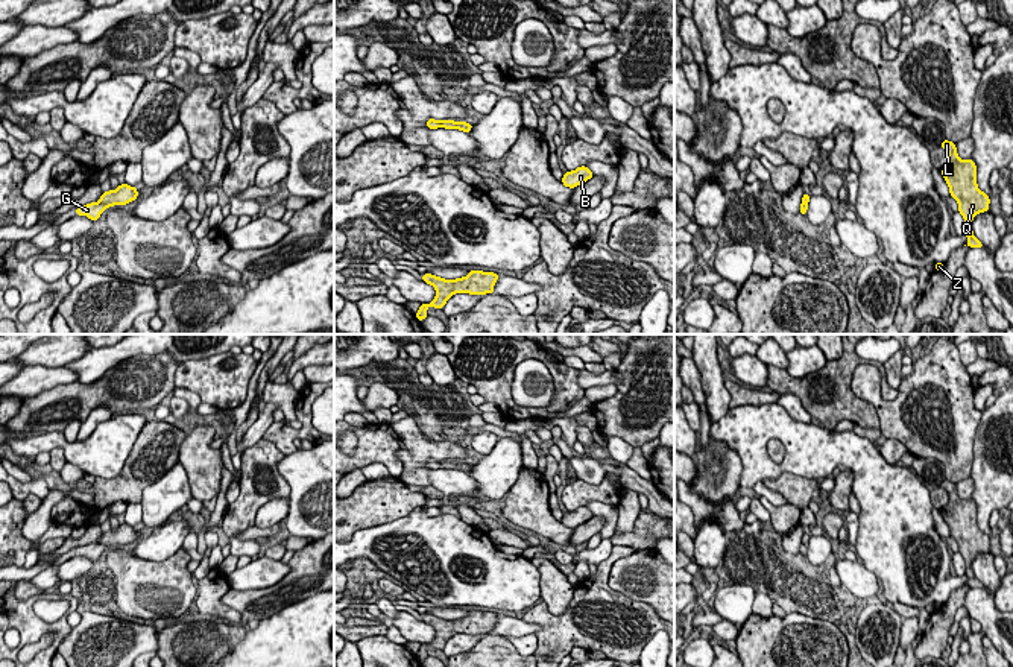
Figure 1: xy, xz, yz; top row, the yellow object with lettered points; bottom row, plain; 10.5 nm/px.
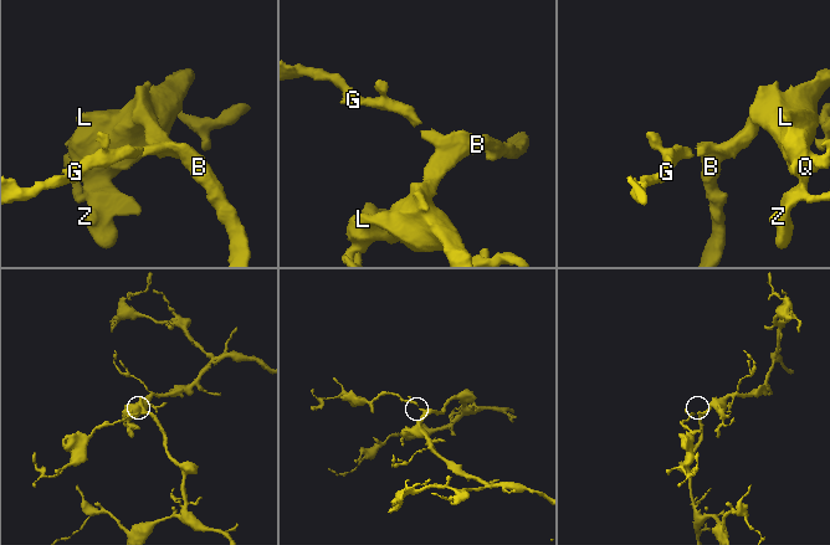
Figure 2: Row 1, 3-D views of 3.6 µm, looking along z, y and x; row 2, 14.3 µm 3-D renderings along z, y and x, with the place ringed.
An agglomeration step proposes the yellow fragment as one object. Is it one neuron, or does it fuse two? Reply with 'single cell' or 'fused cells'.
single cell

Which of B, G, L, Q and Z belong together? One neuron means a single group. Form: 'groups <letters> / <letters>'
groups B G L Q Z

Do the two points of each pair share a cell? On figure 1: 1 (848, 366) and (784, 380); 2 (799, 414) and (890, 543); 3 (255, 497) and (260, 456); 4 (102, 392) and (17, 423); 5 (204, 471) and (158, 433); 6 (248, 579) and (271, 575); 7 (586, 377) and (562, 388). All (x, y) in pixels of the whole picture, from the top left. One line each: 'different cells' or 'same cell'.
1: same cell
2: different cells
3: same cell
4: same cell
5: different cells
6: same cell
7: different cells

